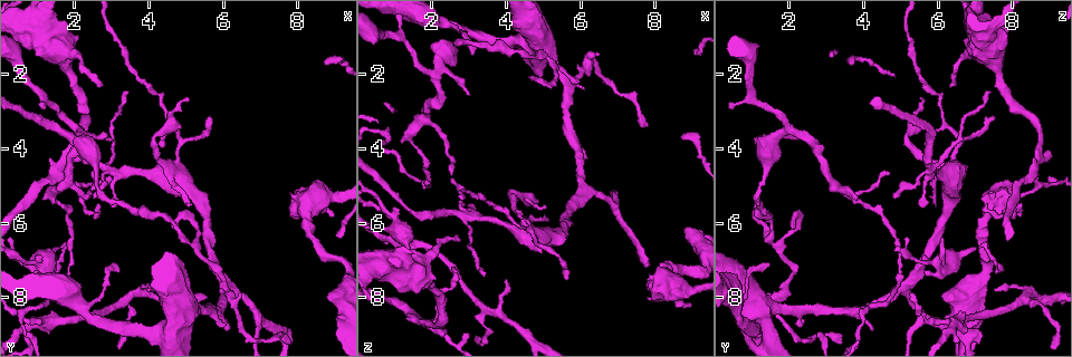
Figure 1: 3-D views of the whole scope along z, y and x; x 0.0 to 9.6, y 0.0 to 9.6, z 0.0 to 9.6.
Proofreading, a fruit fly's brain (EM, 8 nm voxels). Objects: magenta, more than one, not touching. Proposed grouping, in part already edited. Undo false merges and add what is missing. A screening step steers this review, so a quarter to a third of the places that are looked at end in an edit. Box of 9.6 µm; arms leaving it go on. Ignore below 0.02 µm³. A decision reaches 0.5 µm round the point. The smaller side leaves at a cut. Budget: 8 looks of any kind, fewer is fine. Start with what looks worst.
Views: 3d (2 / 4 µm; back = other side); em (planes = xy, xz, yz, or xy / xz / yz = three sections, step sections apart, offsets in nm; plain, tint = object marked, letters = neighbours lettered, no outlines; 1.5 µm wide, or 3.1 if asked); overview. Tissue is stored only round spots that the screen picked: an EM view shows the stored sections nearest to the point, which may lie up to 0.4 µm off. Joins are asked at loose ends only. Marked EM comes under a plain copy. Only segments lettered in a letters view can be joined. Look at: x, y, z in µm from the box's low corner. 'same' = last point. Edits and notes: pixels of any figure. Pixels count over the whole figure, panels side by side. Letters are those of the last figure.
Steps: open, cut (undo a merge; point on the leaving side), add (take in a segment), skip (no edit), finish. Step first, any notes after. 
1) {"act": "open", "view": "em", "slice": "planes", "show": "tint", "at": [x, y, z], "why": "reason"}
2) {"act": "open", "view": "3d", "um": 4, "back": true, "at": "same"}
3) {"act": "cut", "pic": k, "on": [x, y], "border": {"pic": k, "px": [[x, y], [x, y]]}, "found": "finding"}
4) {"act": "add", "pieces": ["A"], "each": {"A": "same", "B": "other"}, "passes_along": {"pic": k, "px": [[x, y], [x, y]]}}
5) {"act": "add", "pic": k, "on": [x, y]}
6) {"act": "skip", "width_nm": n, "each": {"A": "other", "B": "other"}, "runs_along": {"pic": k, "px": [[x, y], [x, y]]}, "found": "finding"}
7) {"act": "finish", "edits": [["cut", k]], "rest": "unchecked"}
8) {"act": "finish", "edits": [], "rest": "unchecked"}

{"act": "open", "view": "em", "slice": "planes", "show": "tint", "at": [4.60, 4.50, 6.05], "why": "four-way junction"}

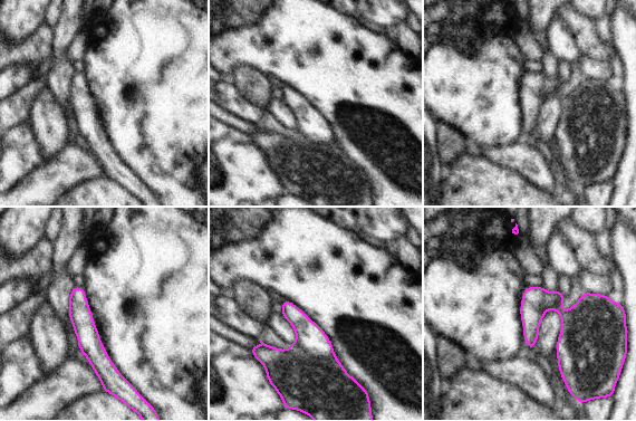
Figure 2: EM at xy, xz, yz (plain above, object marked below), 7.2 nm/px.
{"act": "open", "view": "em", "slice": "planes", "show": "letters", "at": "same", "why": "what lies round it"}

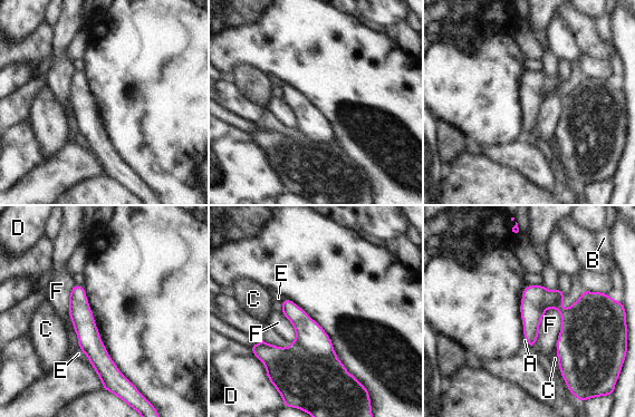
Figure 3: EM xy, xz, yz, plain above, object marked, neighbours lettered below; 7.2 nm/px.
{"act": "skip", "each": {"A": "other", "B": "other", "C": "other", "D": "other", "E": "other", "F": "other"}, "border": {"pic": 3, "px": [[549, 306], [560, 316], [556, 351]]}, "found": "continuous, no second cell"}

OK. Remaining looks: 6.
{"act": "open", "view": "em", "slice": "xz", "step": 8, "show": "tint", "at": [3.10, 3.80, 2.55]}

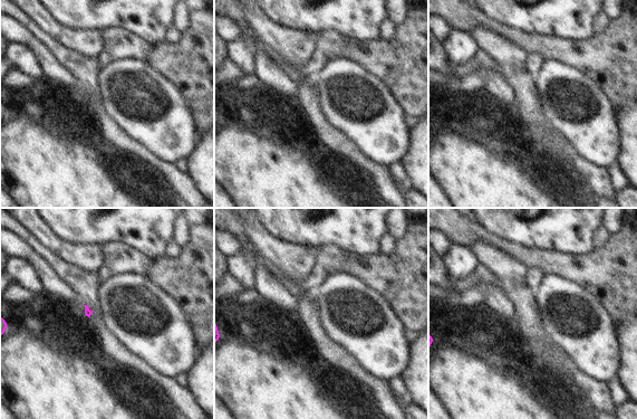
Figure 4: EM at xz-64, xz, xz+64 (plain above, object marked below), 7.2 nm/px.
{"act": "open", "view": "em", "slice": "yz", "step": 8, "show": "letters", "at": "same", "why": "another direction"}

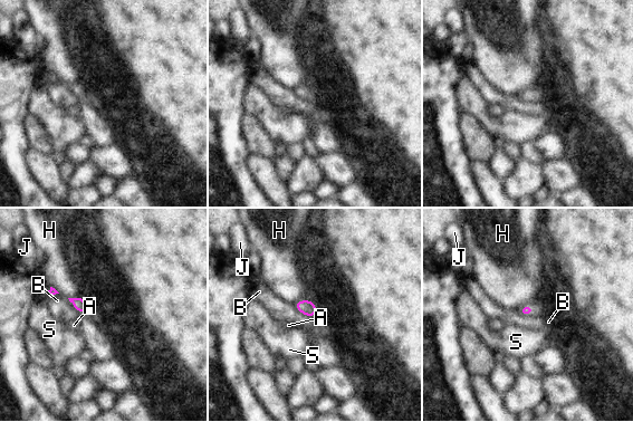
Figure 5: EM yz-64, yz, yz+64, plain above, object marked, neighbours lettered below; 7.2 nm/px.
{"act": "skip", "each": {"A": "other", "B": "other", "H": "other", "J": "other", "S": "other"}, "border": {"pic": 5, "px": [[535, 310], [524, 306], [518, 312]]}, "found": "no lettered segment goes on from it"}

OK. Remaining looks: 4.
{"act": "open", "view": "em", "slice": "yz", "step": 4, "show": "letters", "at": [2.25, 4.25, 9.00], "why": "branch stops here"}

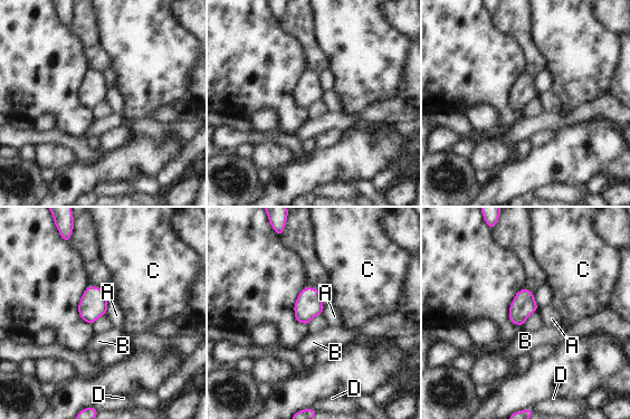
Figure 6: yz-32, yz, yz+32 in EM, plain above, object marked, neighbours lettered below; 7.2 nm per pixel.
{"act": "skip", "longest_contact_nm": ["A", 100], "each": {"A": "other", "B": "other", "C": "other", "D": "other"}, "border": {"pic": 6, "px": [[108, 302], [105, 314]]}, "found": "none of them fits"}

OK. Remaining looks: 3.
{"act": "finish", "edits": [], "rest": "unchecked"}

